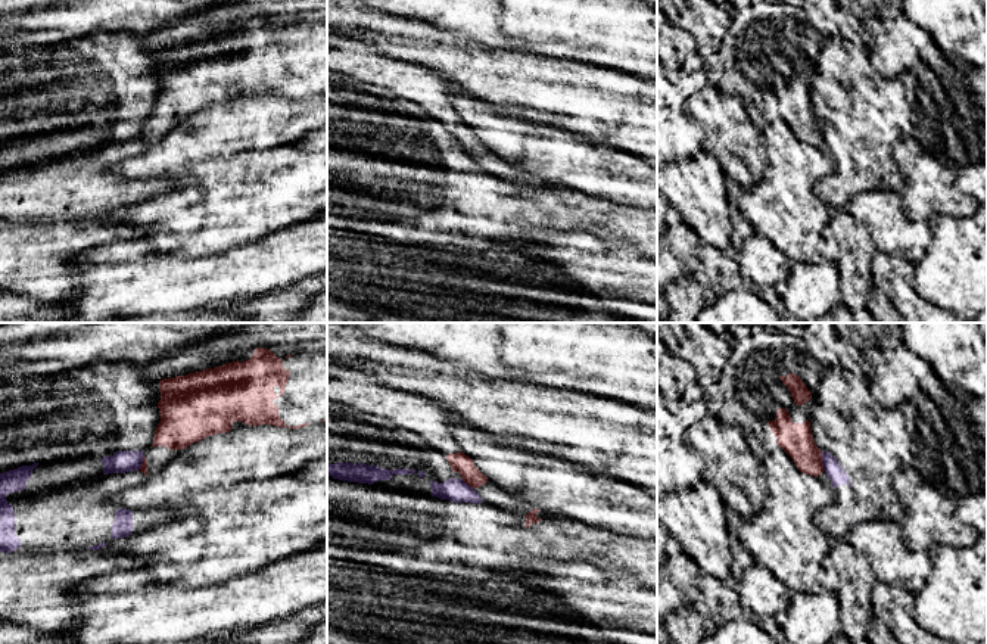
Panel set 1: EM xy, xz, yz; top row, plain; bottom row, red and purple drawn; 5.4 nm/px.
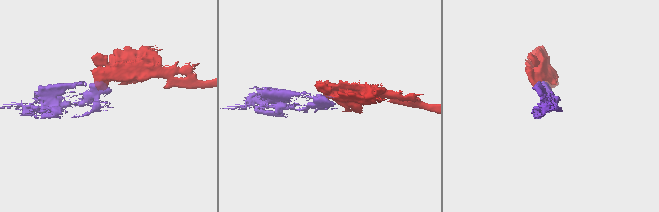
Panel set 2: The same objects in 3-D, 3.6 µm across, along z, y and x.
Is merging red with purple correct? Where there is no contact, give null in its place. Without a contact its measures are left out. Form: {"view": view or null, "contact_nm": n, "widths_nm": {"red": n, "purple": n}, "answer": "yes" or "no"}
{"view": "yz", "contact_nm": 110, "widths_nm": {"red": 180, "purple": 90}, "answer": "no"}

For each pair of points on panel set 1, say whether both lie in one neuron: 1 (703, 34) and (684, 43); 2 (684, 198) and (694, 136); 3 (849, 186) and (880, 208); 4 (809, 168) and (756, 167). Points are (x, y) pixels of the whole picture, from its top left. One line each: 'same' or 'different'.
1: different
2: different
3: different
4: different

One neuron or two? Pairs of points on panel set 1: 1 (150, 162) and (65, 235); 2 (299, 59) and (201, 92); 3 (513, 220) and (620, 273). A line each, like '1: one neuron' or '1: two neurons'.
1: two neurons
2: one neuron
3: two neurons

